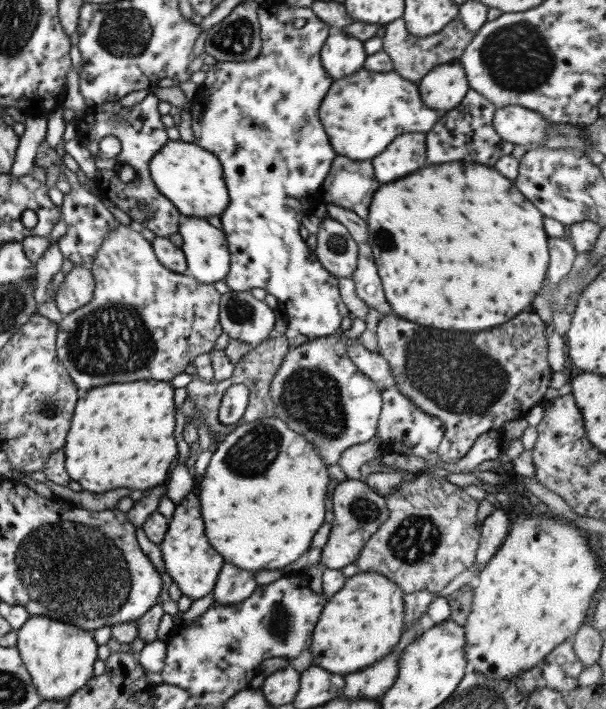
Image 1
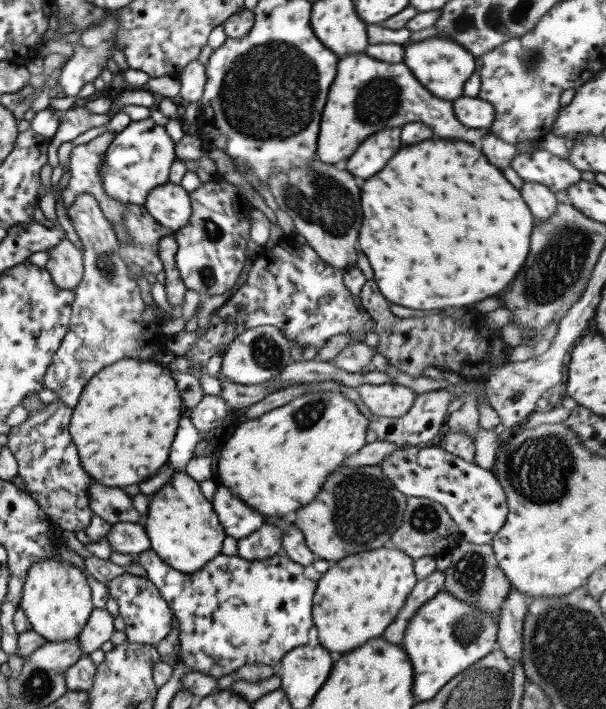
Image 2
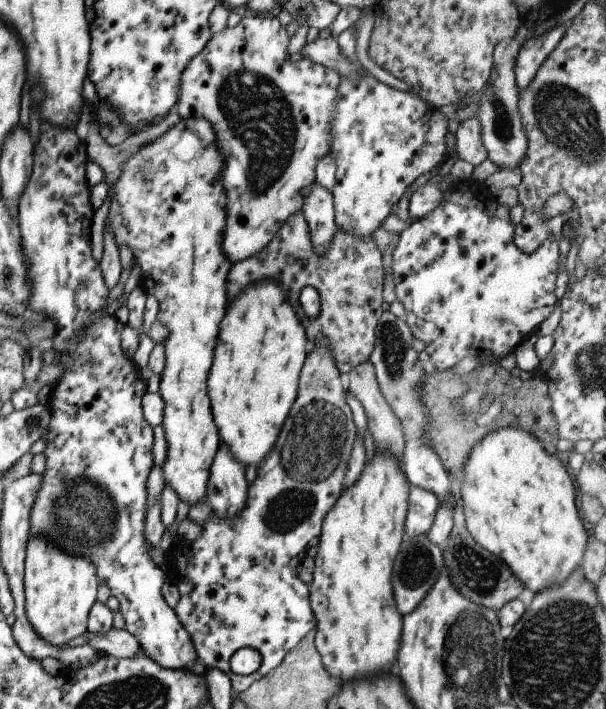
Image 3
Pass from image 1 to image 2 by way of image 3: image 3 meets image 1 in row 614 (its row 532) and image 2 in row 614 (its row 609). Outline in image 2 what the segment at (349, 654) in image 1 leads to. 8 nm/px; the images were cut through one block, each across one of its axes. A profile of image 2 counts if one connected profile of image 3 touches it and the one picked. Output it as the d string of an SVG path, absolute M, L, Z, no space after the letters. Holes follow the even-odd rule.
M377 548L369 554L353 554L343 560L330 563L328 570L315 582L312 596L311 618L313 627L316 628L316 639L330 654L331 652L349 652L361 644L365 644L369 638L381 636L387 624L395 618L399 608L403 606L407 594L416 583L416 578L411 572L411 558L399 550L387 550Z

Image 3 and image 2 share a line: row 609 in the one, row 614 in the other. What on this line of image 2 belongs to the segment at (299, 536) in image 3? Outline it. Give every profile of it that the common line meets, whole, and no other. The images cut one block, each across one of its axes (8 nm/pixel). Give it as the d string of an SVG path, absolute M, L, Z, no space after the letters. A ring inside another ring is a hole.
M150 548L133 555L131 563L141 566L145 578L153 583L172 610L179 630L177 660L190 671L203 672L218 679L245 664L263 663L276 667L285 652L308 642L308 631L313 626L311 605L315 582L303 577L304 567L285 554L248 561L237 555L227 556L220 552L202 570L192 574L176 572Z

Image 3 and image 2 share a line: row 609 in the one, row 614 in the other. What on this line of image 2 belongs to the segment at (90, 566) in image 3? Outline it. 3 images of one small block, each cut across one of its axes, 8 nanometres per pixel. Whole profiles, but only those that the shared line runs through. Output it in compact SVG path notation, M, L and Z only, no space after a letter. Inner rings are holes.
M39 560L33 562L31 567L23 582L22 596L18 604L18 608L29 621L30 630L39 634L46 642L75 639L94 608L85 576L79 568L64 560Z

